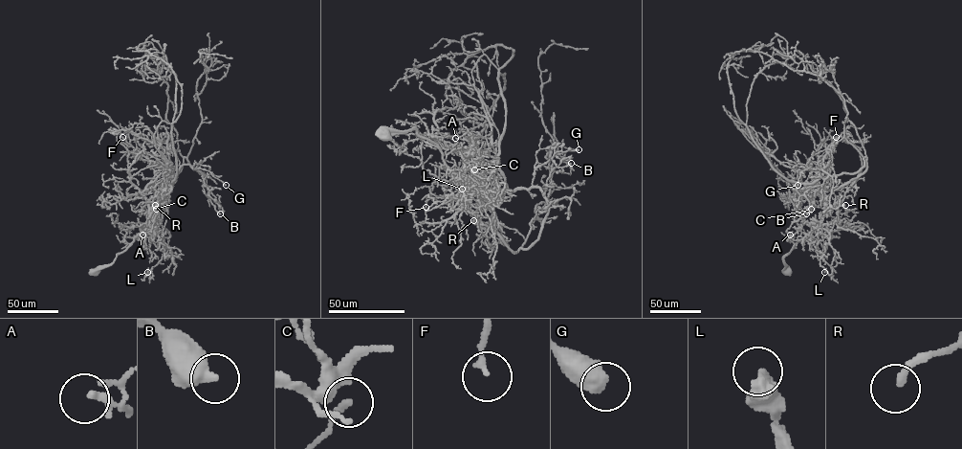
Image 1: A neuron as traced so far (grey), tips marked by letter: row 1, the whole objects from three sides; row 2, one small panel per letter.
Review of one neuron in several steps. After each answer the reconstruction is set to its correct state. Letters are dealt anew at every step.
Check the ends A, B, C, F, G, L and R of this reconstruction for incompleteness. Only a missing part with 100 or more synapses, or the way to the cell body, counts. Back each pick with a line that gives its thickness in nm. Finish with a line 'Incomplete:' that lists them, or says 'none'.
Incomplete: none

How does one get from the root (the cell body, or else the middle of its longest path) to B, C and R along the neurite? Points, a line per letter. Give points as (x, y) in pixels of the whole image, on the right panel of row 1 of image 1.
B: (787, 271), (783, 258), (816, 229), (798, 208), (823, 164), (823, 183), (804, 192), (806, 213)
C: (787, 271), (783, 258), (816, 229), (800, 213), (803, 209), (807, 212), (811, 209)
R: (787, 271), (783, 258), (819, 224), (832, 221), (838, 214), (838, 206), (845, 205)

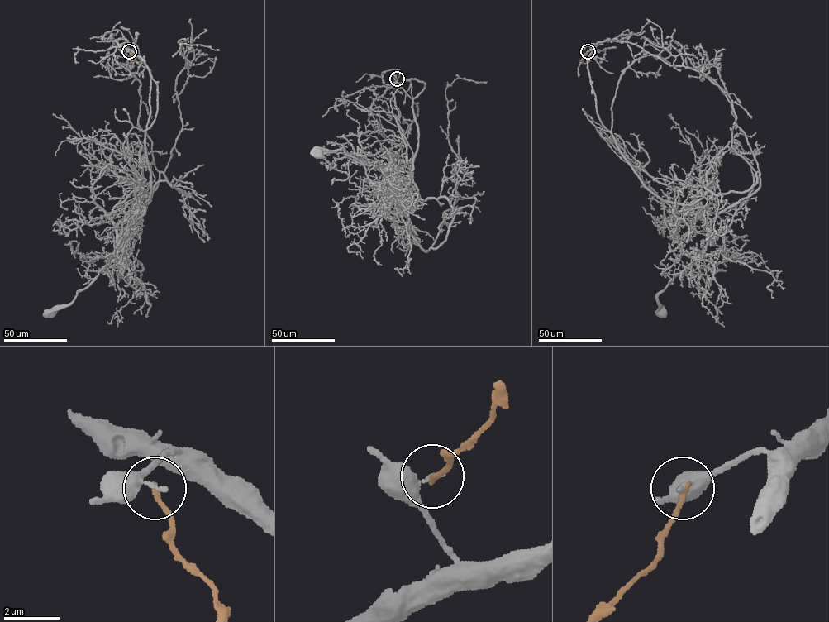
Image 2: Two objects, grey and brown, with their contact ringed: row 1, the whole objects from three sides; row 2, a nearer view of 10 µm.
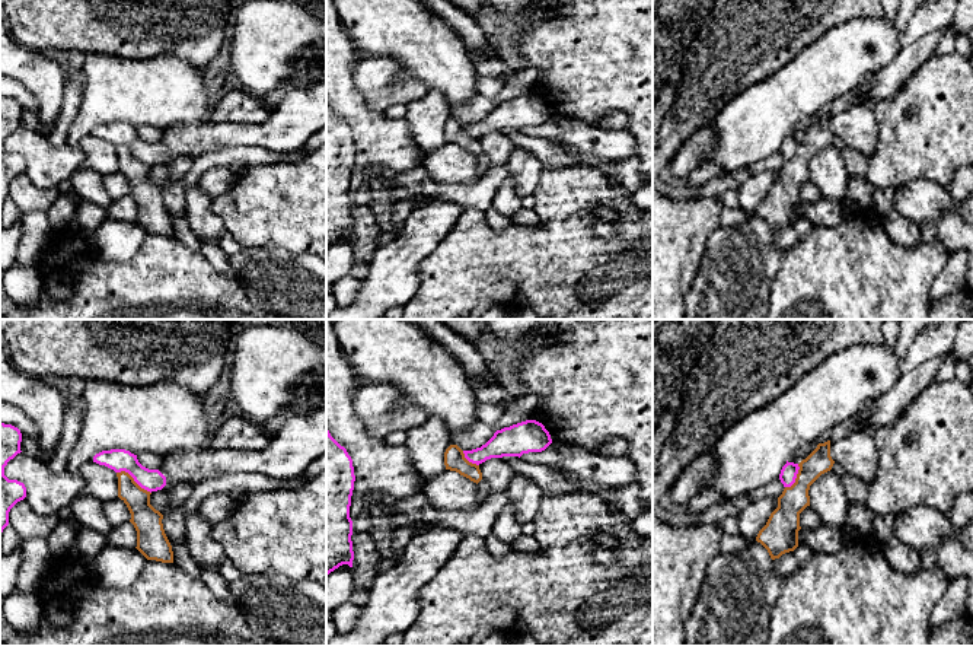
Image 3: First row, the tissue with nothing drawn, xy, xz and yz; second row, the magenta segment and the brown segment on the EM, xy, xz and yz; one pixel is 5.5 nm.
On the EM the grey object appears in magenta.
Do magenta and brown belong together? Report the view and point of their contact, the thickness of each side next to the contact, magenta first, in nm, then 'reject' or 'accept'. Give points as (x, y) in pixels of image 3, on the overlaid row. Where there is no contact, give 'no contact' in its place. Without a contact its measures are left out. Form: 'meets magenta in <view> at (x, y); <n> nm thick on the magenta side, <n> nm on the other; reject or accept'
meets magenta in xy at (134, 480); 130 nm thick on the magenta side, 160 nm on the other; reject

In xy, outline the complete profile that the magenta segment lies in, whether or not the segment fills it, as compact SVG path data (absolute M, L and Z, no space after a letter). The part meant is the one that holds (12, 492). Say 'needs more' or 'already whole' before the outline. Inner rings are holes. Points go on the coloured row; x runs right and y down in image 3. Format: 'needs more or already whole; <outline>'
already whole; M0 423L0 535L9 525L9 512L26 497L26 487L17 480L4 475L4 467L20 454L22 433L12 424Z

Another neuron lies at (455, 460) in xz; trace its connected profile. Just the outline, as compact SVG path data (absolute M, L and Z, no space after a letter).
M450 445L446 449L444 465L446 470L456 471L476 484L482 480L479 465L469 462L457 445Z

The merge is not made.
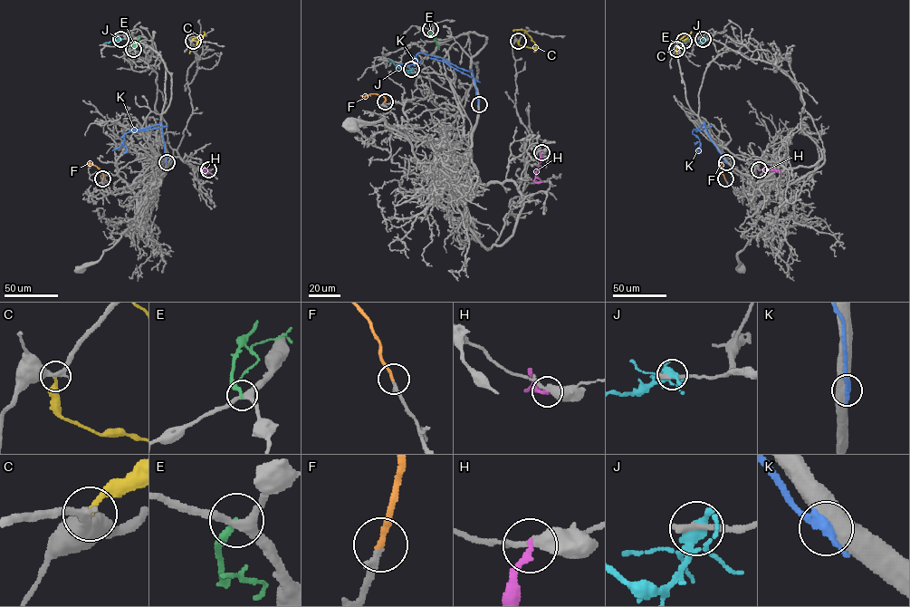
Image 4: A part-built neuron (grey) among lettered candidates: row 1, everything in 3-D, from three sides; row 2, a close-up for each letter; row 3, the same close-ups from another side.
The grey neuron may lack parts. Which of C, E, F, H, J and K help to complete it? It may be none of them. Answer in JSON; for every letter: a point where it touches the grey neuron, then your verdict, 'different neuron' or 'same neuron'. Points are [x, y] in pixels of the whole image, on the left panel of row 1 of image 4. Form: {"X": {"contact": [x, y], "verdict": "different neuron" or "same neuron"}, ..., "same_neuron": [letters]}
{"C": {"contact": [193, 41], "verdict": "different neuron"}, "E": {"contact": [133, 49], "verdict": "different neuron"}, "F": {"contact": [102, 178], "verdict": "same neuron"}, "H": {"contact": [208, 169], "verdict": "different neuron"}, "J": {"contact": [120, 39], "verdict": "different neuron"}, "K": {"contact": [167, 162], "verdict": "different neuron"}, "same_neuron": ["F"]}

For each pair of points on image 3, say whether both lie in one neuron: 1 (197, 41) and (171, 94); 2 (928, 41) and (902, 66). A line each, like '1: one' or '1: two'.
1: two
2: one

